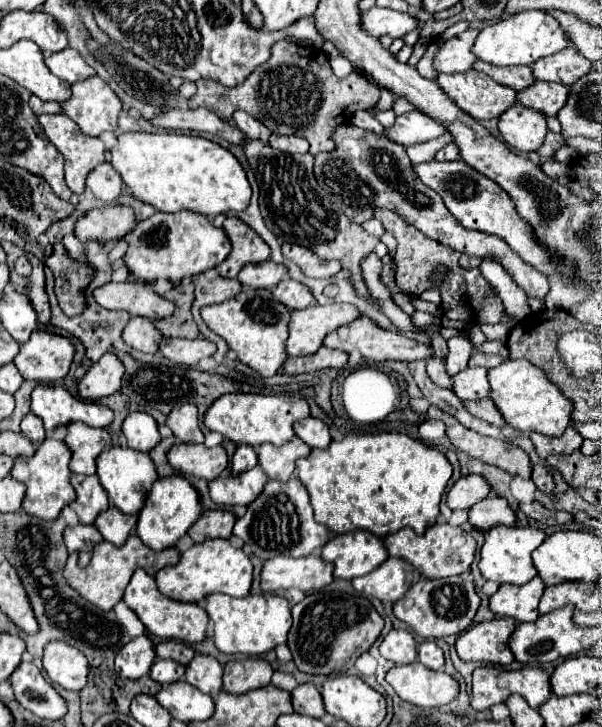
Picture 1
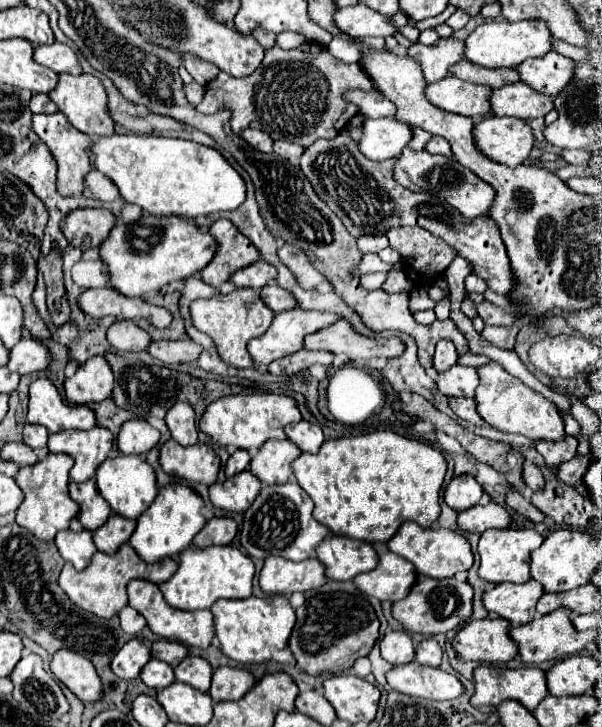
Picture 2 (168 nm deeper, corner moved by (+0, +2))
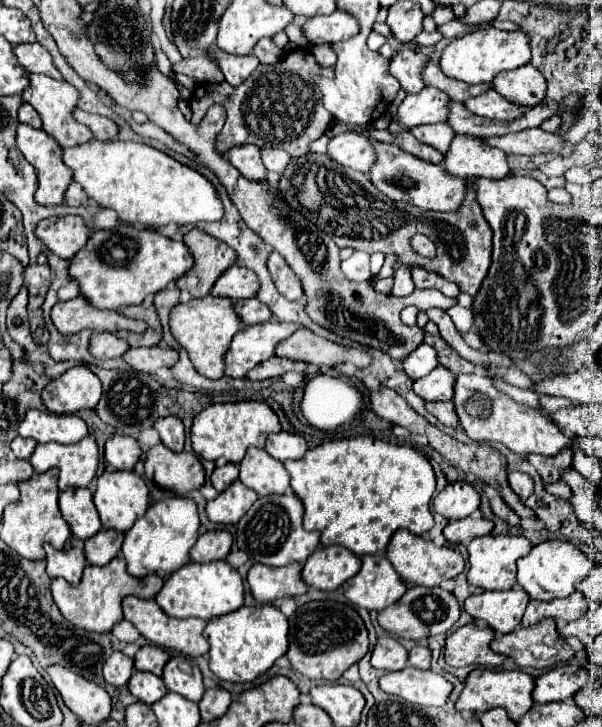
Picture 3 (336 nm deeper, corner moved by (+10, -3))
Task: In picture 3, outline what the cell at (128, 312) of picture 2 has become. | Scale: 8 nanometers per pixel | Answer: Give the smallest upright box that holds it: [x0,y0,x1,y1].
[51,296,145,334]

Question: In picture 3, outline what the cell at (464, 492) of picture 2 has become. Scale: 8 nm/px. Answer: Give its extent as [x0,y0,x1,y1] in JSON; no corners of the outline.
[433,480,479,520]

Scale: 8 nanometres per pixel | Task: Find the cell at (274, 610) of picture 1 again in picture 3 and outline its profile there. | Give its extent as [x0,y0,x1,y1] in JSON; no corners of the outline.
[205,604,289,682]

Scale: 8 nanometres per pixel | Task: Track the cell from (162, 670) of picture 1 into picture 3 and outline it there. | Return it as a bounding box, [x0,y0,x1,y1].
[129,672,167,704]

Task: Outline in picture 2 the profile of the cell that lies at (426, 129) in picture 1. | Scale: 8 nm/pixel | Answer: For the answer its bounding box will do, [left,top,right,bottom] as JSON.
[359,117,413,159]

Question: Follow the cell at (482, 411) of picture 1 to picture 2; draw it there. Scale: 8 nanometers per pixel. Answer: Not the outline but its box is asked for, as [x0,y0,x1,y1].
[449,397,485,425]

